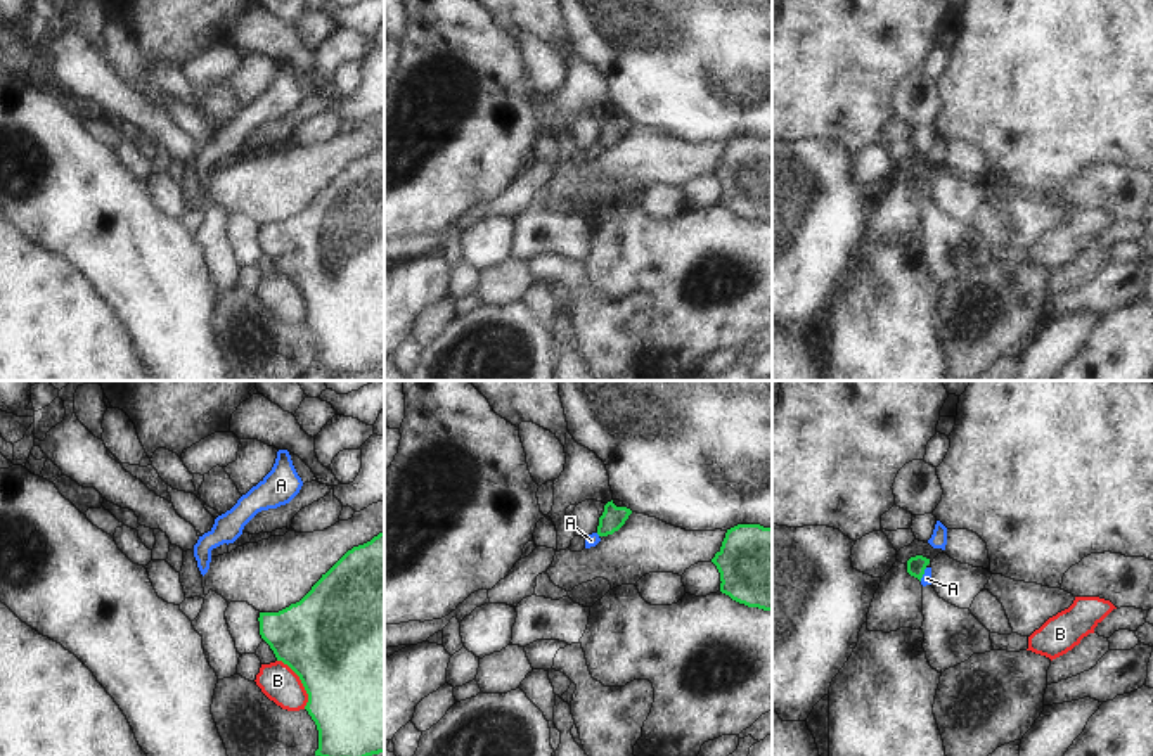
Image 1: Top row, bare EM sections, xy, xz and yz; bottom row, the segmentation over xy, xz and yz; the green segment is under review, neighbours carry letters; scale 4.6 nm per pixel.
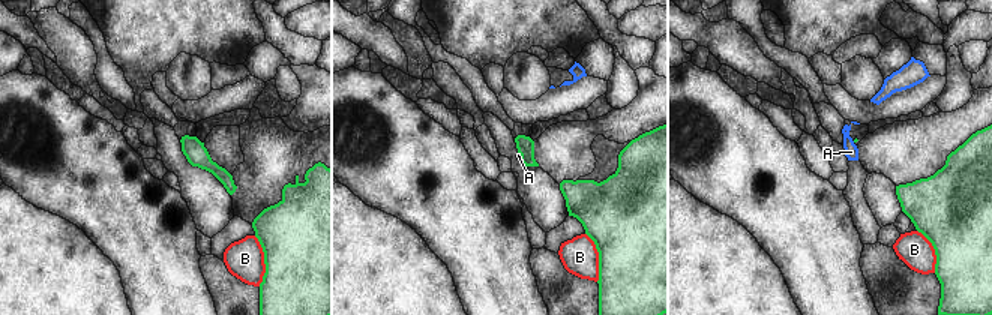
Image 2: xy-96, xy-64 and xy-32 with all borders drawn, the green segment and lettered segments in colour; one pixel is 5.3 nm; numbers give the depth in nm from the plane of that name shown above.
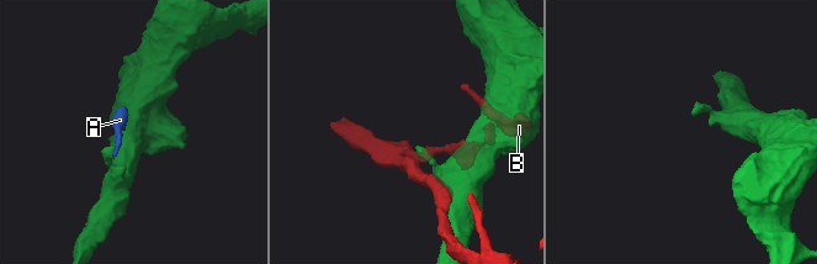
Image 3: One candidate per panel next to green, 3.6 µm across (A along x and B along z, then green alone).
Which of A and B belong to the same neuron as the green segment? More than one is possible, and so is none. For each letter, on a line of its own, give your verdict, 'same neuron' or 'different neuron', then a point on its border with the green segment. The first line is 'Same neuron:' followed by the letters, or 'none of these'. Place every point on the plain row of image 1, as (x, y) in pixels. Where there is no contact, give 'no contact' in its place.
Same neuron: none of these
A: different neuron | yz (923, 185)
B: different neuron | xy (302, 294)

